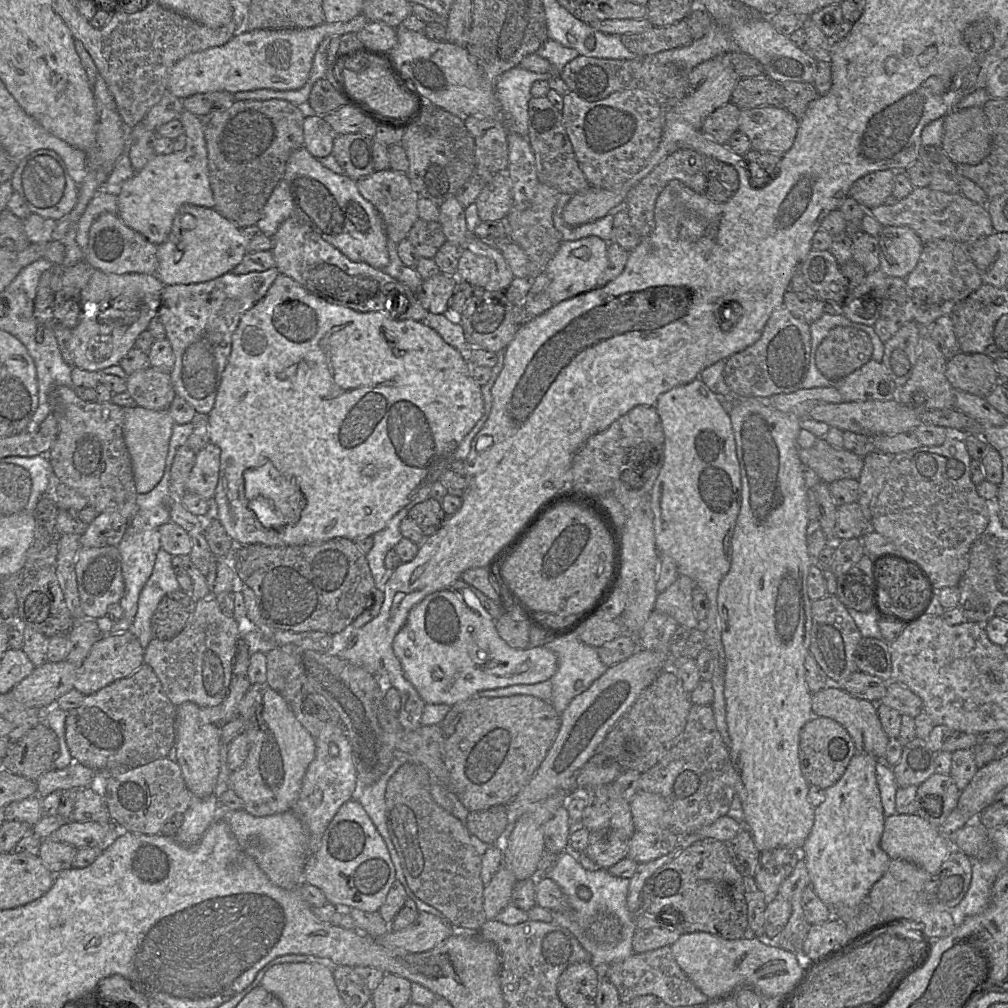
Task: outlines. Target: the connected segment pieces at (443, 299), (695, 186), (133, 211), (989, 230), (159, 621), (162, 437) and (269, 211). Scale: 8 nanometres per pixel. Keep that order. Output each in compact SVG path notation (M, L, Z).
M443 273L423 280L416 292L421 306L432 314L444 314L450 305L454 287L459 279Z
M679 149L668 155L628 192L625 199L627 212L641 238L647 237L653 232L656 200L671 180L679 180L694 192L705 194L708 179L704 174L704 156L691 149Z
M184 110L179 120L186 136L184 150L168 155L154 155L143 169L125 181L117 196L121 220L157 246L168 238L174 217L182 205L214 207L208 177L207 148L200 117Z
M930 187L914 188L908 196L893 205L882 204L867 211L881 226L911 228L924 243L947 239L970 244L995 232L986 205L975 203L961 193L950 194Z
M176 590L164 595L151 618L154 638L170 640L176 637L191 619L195 604L189 592Z
M138 406L126 408L123 436L132 463L137 494L151 491L160 482L165 469L169 439L174 424L169 409L153 411Z
M282 179L266 202L262 217L256 225L267 237L271 238L280 225L290 217L295 217L295 211L288 186Z

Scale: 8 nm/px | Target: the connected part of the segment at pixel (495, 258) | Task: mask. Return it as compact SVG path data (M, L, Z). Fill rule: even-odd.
M473 233L470 234L466 247L473 249L489 261L490 279L485 288L505 291L514 279L514 275L501 251L483 243Z

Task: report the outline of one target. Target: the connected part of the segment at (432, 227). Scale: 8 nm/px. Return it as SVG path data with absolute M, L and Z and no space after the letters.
M418 219L408 234L408 240L421 258L433 259L446 242L439 221L429 222Z

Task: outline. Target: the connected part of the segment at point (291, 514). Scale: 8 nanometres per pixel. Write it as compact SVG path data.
M263 463L247 469L243 473L243 479L248 501L258 497L271 499L279 509L279 514L289 517L289 524L298 521L305 507L305 498L299 486L290 477L282 475L272 464Z

